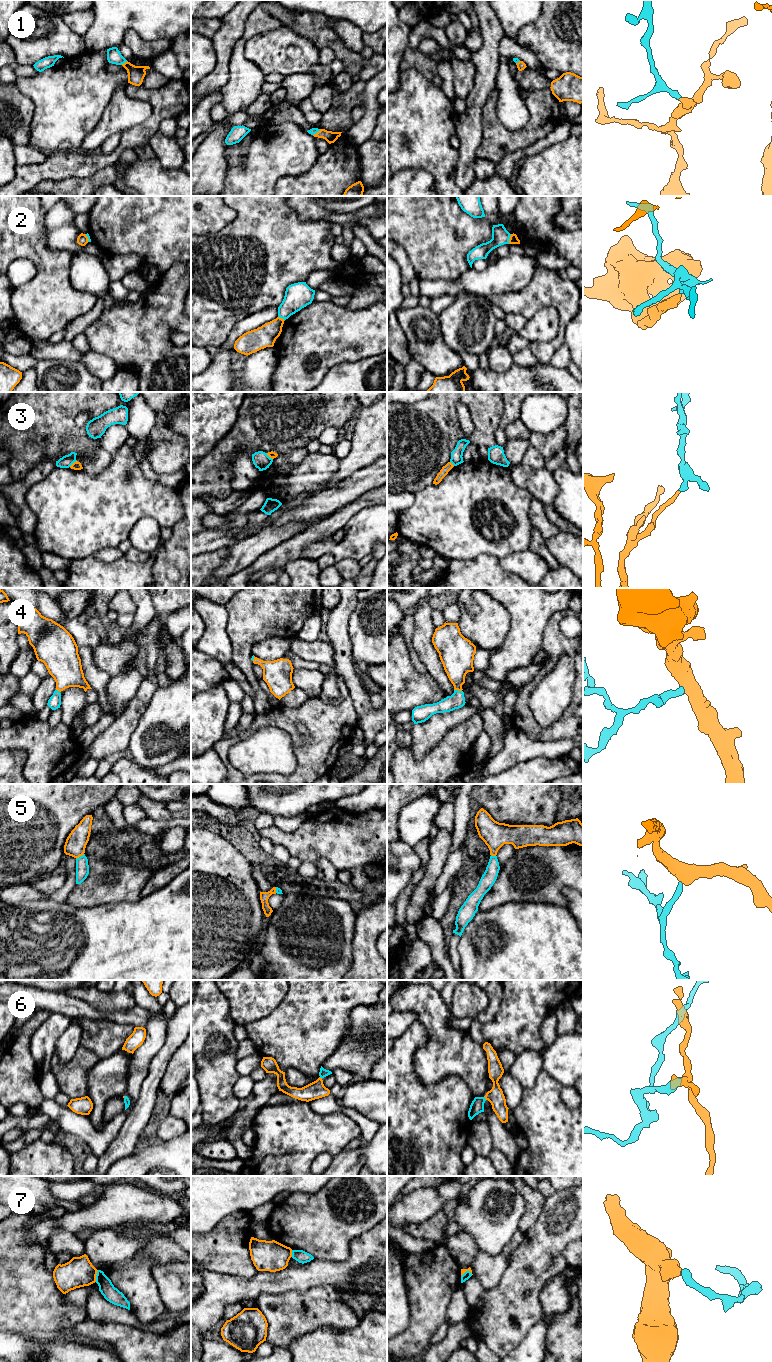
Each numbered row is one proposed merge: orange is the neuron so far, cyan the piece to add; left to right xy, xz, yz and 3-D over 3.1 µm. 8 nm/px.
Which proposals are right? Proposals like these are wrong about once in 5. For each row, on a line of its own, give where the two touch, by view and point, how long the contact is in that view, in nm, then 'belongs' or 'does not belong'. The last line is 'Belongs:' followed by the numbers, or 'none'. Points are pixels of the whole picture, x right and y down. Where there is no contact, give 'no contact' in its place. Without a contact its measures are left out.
1: meets orange in xy at (125, 62); contact 60 nm long; belongs
2: meets orange in yz at (509, 239); contact 80 nm long; does not belong
3: meets orange in xy at (73, 463); contact 80 nm long; does not belong
4: meets orange in yz at (458, 690); contact 70 nm long; belongs
5: meets orange in xy at (80, 855); contact 80 nm long; belongs
6: meets orange in yz at (485, 1098); contact 40 nm long; belongs
7: meets orange in xy at (95, 1276); contact 100 nm long; does not belong
Belongs: 1, 4, 5, 6

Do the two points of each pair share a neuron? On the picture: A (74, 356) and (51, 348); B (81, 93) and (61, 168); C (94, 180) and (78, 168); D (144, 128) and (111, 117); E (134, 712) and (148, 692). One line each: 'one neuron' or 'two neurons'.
A: one neuron
B: two neurons
C: two neurons
D: two neurons
E: one neuron

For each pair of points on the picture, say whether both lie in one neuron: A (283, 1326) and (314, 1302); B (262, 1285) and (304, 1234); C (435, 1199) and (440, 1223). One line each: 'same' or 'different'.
A: same
B: different
C: different

